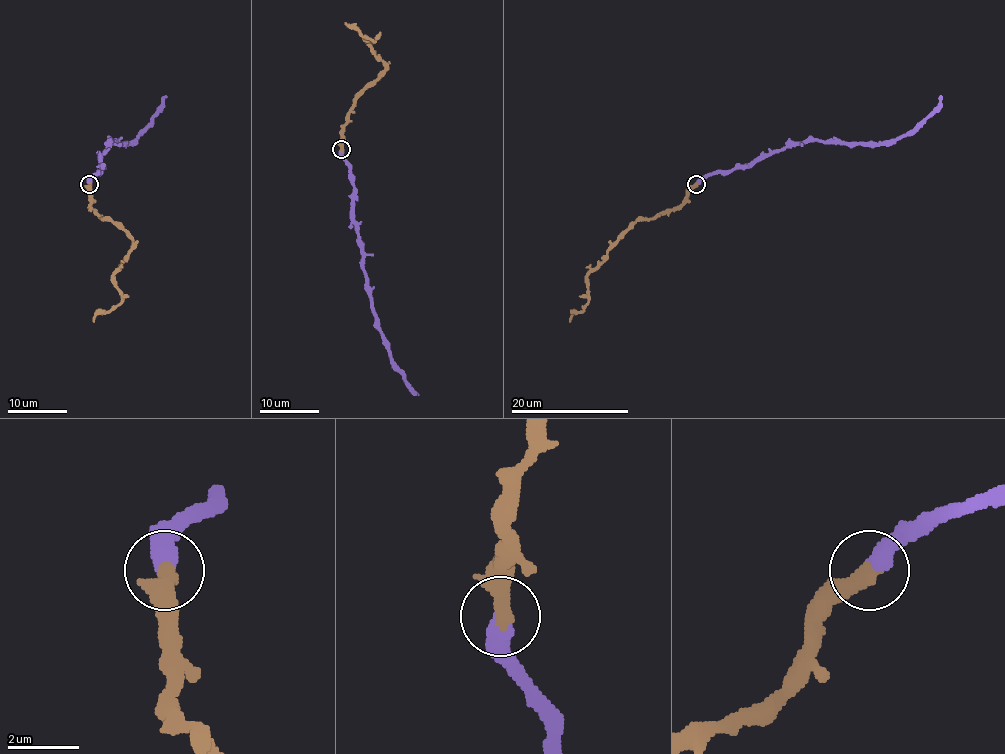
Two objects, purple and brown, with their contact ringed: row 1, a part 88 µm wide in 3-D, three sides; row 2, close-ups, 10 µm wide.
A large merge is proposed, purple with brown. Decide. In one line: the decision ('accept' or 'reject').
accept

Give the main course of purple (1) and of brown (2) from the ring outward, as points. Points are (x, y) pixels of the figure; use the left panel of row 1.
1: (89, 183), (101, 169), (101, 155), (112, 141), (131, 142), (162, 105), (166, 95)
2: (89, 183), (89, 206), (132, 241), (128, 257), (113, 275), (122, 300), (110, 310), (100, 312), (94, 322)

